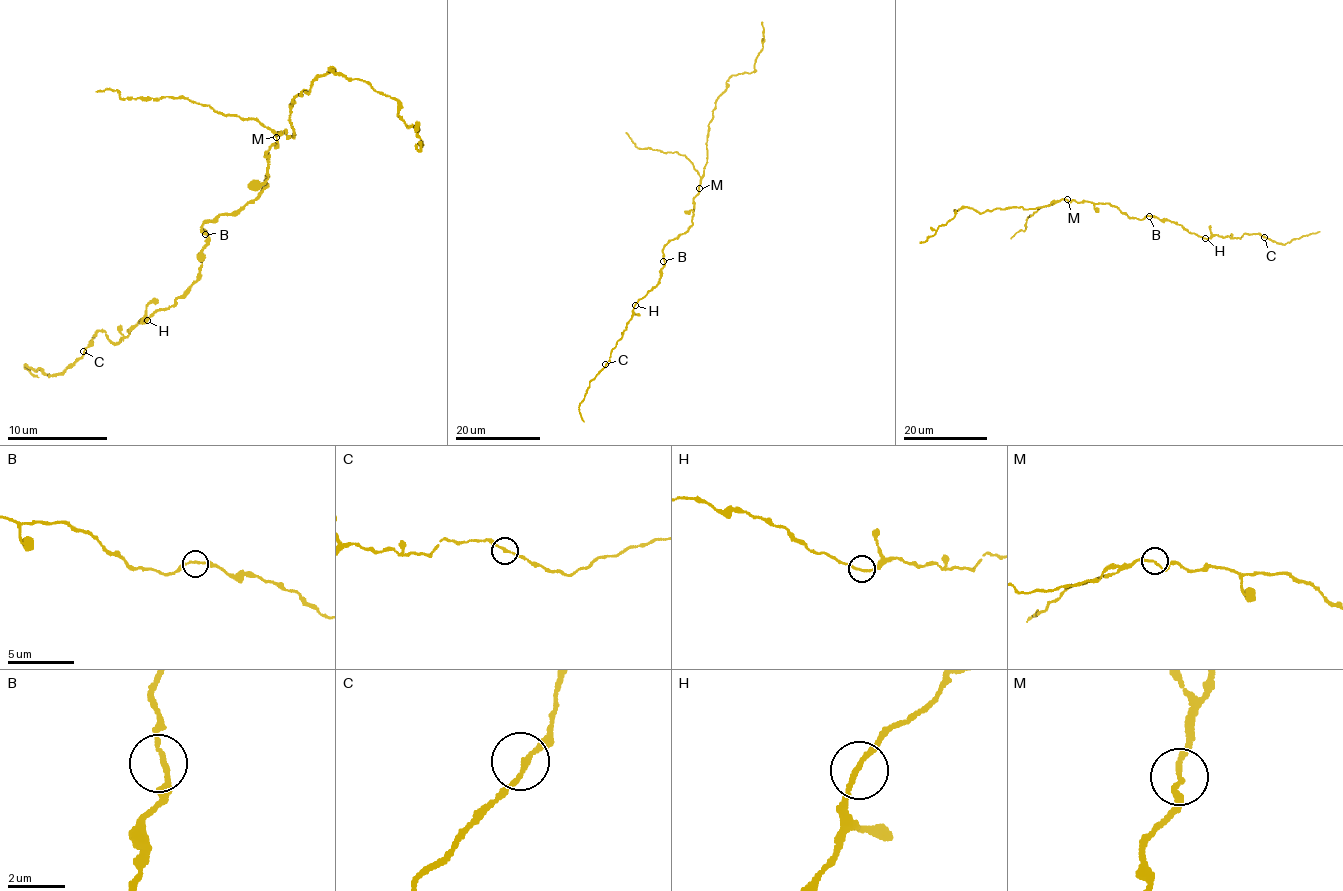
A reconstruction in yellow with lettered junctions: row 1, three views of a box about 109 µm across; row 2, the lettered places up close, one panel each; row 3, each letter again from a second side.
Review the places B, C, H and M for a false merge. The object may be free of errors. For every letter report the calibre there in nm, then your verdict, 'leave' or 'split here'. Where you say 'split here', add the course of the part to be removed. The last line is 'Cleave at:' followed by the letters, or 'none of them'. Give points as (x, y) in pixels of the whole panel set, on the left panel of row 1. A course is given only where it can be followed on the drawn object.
B: 150 nm | leave
C: 160 nm | leave
H: 160 nm | leave
M: 160 nm | leave
Cleave at: none of them

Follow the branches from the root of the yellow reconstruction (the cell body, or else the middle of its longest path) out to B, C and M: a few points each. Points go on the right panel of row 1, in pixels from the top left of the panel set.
B: (1110, 203), (1133, 218), (1149, 216)
C: (1110, 203), (1133, 218), (1156, 216), (1176, 221), (1204, 238), (1218, 235), (1237, 238), (1244, 233), (1264, 237)
M: (1110, 203), (1069, 202), (1067, 199)

